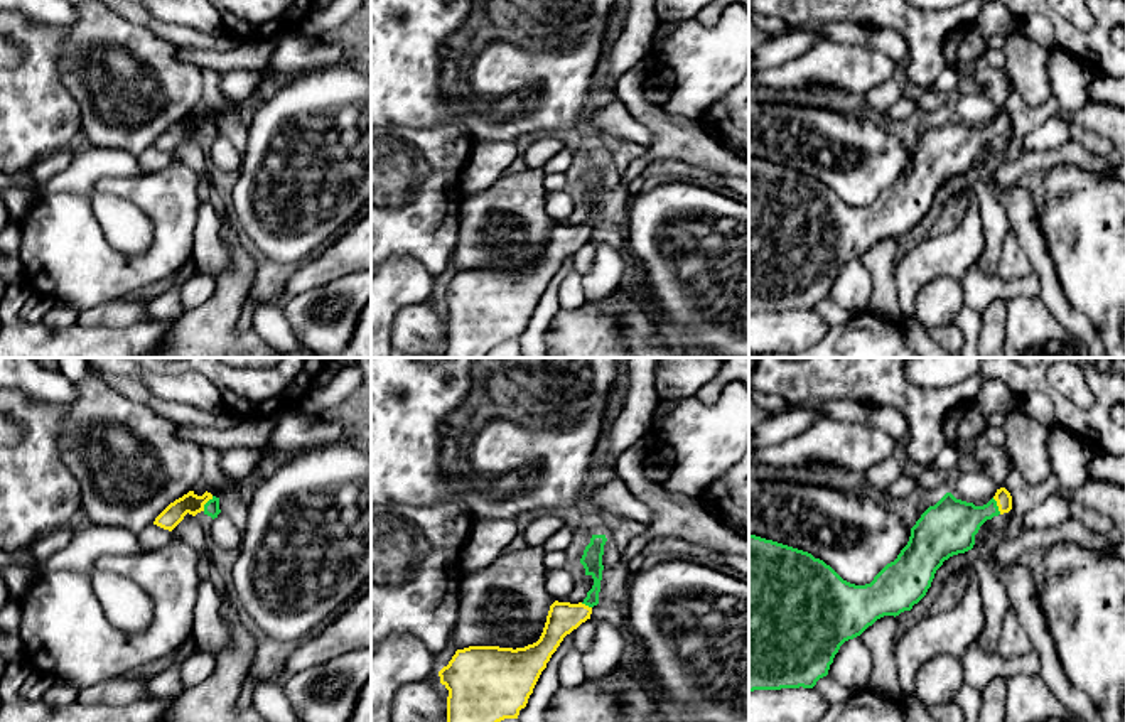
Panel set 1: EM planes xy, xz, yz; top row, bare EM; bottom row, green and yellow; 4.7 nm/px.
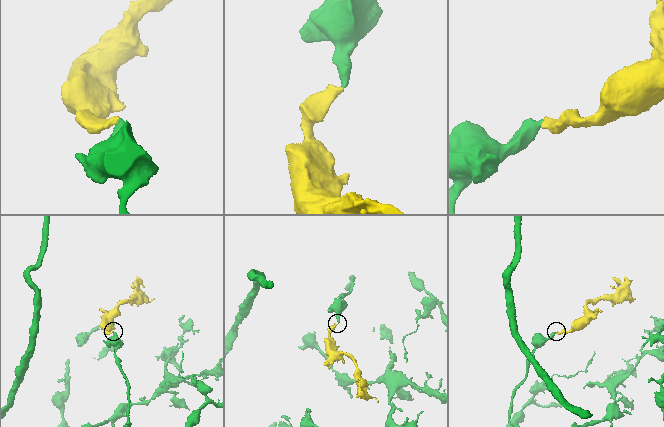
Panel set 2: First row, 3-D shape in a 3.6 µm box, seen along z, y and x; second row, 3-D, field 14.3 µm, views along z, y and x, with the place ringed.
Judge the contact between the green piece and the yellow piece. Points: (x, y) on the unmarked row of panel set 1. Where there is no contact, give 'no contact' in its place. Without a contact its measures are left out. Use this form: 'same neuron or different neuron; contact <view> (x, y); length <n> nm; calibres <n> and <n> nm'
same neuron; contact xy (206, 125); length 90 nm; calibres 80 and 100 nm

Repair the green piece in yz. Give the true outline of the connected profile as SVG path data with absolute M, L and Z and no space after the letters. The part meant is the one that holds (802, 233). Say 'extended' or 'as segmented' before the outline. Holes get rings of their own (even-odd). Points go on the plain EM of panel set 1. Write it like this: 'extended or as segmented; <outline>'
extended; M1005 110L983 128L946 115L911 150L907 167L870 206L843 202L811 175L749 157L749 315L754 312L813 310L828 297L840 268L884 238L911 233L931 209L936 192L953 177L973 170L980 148L1012 132Z

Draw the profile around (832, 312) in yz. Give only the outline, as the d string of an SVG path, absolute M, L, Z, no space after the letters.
M830 297L820 300L815 310L825 319L828 326L845 324L852 317L845 309L842 309Z

